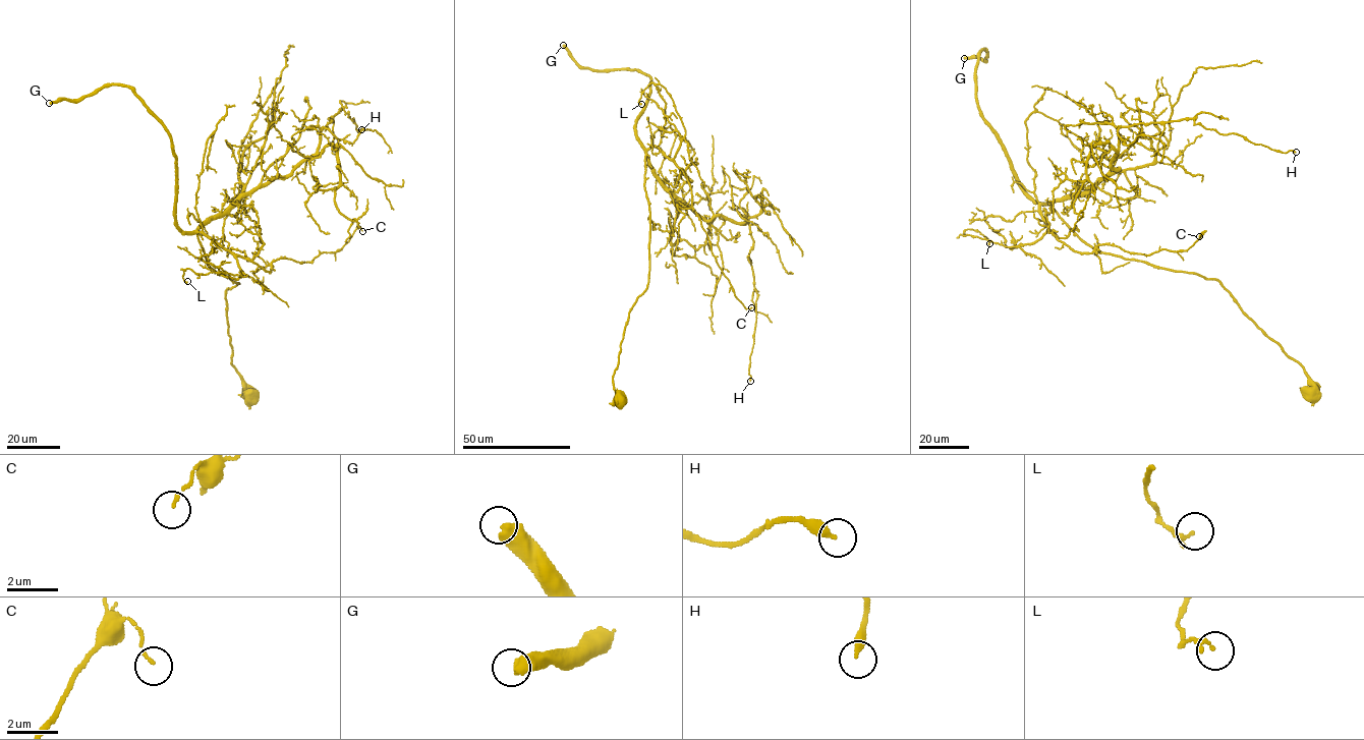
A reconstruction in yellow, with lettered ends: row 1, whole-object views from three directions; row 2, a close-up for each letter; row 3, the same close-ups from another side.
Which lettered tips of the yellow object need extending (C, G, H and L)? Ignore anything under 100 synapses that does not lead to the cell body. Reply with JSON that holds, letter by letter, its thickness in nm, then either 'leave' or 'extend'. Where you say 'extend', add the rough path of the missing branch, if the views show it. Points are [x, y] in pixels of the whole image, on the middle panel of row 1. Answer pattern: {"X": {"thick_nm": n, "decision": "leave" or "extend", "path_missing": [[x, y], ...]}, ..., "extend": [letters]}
{"C": {"thick_nm": 90, "decision": "leave"}, "G": {"thick_nm": 600, "decision": "extend"}, "H": {"thick_nm": 320, "decision": "leave"}, "L": {"thick_nm": 180, "decision": "leave"}, "extend": ["G"]}

